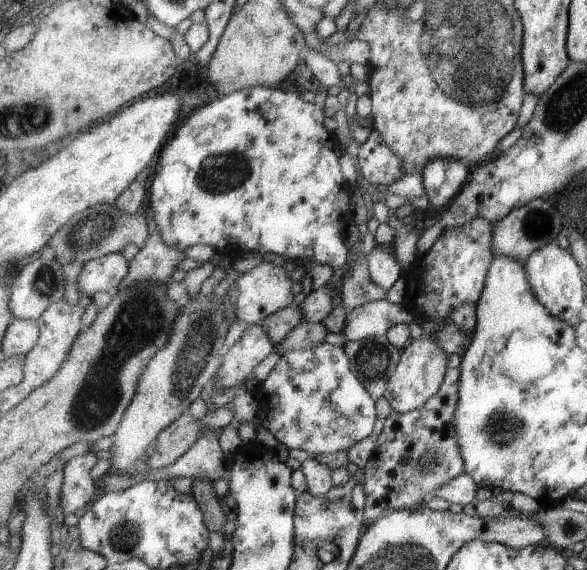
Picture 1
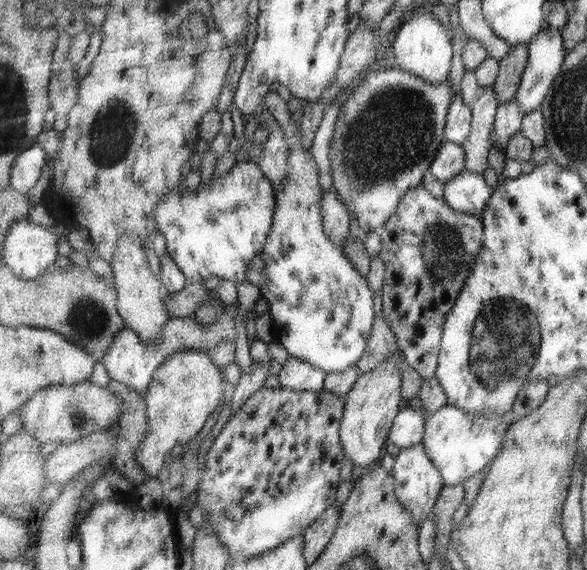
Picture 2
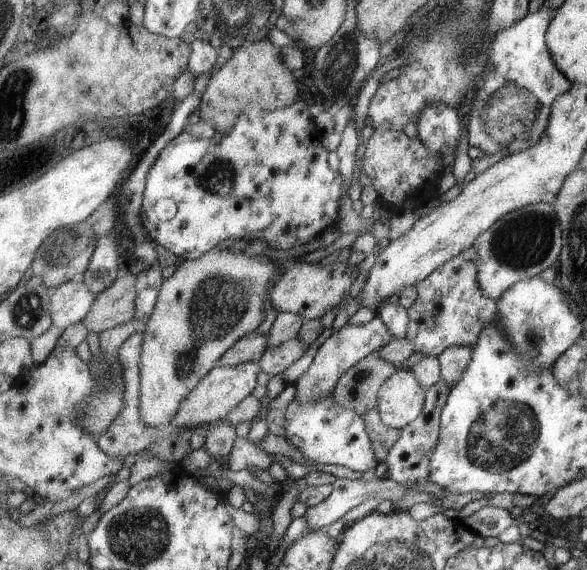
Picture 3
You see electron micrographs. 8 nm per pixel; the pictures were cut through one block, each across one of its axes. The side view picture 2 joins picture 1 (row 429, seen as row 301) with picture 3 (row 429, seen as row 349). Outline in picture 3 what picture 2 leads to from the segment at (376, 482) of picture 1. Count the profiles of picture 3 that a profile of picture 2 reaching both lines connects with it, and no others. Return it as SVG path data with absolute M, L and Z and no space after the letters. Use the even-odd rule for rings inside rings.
M441 379L433 388L426 391L426 400L423 412L405 428L401 429L399 442L391 448L386 463L389 466L389 479L395 482L412 484L419 480L429 480L431 476L431 454L434 454L439 444L441 434L441 418L443 407L447 404L447 398L451 394L449 384Z

